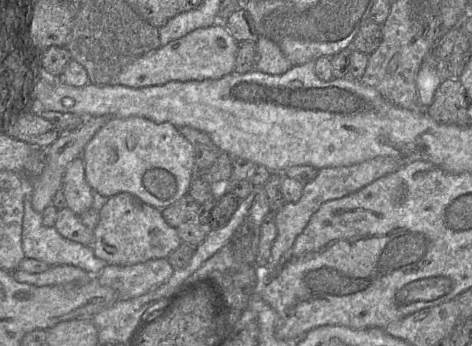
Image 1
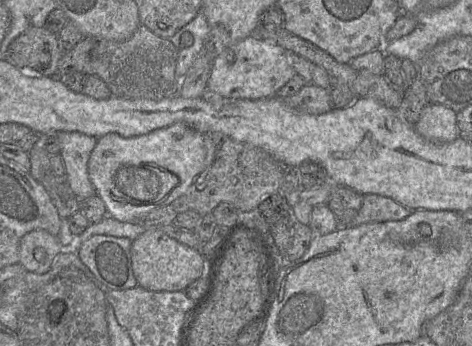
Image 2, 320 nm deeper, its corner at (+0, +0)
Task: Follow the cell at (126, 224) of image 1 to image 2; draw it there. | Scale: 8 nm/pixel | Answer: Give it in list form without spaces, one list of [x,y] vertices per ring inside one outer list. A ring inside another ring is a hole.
[[[147,229],[132,241],[132,269],[138,286],[154,292],[185,291],[204,273],[208,278],[209,261],[198,249],[183,245],[160,229]]]

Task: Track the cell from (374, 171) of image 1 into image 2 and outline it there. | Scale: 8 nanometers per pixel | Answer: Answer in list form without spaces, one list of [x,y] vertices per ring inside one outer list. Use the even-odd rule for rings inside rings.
[[[363,195],[362,206],[358,214],[349,225],[339,224],[339,227],[351,227],[354,225],[399,221],[408,217],[412,210],[399,202],[382,195]]]

